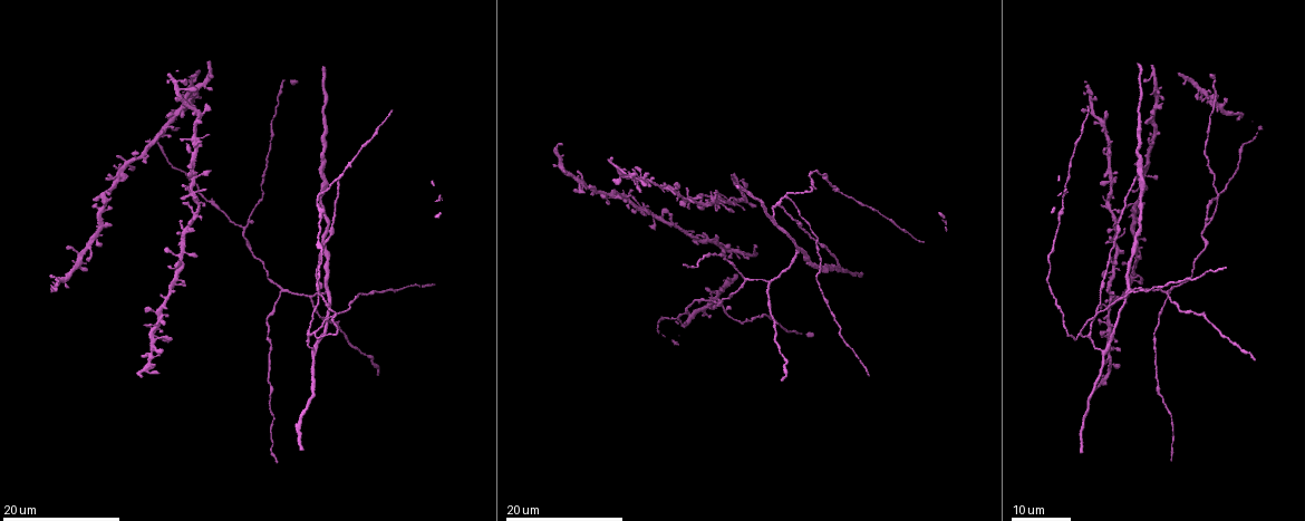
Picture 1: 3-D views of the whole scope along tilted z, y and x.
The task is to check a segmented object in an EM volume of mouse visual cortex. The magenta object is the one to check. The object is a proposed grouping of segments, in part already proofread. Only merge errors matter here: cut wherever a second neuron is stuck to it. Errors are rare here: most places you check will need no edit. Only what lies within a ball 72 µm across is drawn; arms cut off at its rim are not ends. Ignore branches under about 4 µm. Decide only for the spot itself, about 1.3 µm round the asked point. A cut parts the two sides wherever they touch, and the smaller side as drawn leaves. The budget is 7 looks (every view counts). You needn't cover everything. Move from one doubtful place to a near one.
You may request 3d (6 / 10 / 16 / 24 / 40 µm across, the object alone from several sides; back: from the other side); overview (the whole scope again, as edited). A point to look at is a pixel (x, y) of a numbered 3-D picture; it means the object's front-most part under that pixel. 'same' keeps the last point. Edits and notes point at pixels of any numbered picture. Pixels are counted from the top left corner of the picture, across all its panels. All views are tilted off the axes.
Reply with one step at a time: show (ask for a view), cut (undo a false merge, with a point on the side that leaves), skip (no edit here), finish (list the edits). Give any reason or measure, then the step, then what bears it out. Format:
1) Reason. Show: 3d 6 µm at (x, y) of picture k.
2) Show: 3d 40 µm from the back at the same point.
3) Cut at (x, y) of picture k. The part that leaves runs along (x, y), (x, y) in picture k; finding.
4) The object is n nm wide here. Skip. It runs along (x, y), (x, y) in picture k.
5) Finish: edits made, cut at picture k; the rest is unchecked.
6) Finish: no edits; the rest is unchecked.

Show: 3d 24 µm at (1102, 351) of picture 1.

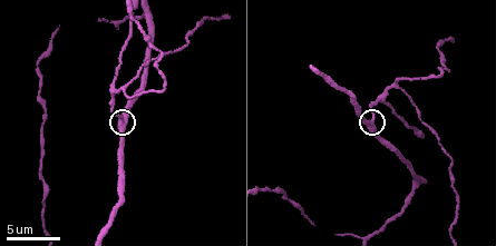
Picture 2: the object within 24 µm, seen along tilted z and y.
Zoom in. Show: 3d 10 µm at (120, 124) of picture 2.

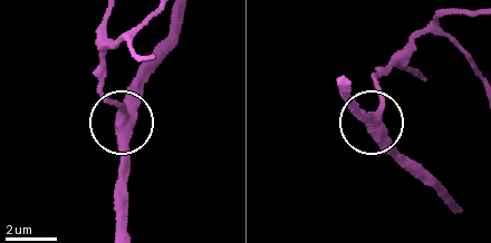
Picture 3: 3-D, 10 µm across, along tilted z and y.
The object is 380 nm wide here. Skip. It runs along (177, 21), (174, 39), (121, 126), (121, 181) in picture 3; continuous, no second neuron.

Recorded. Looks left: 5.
Two arms in line, one across. Show: 3d 24 µm at (243, 227) of picture 1.

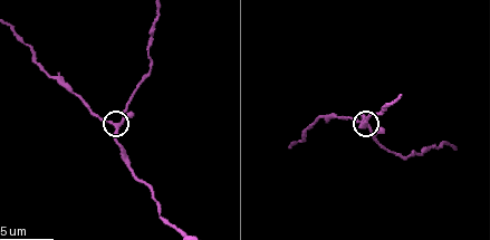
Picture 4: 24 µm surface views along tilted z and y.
Show: 3d 6 µm at (118, 123) of picture 4.

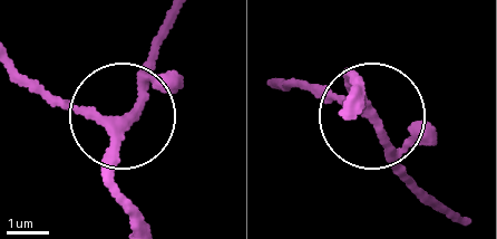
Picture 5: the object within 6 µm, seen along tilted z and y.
3 arms meet here. Skip. It runs along (308, 91), (373, 118), (418, 194) in picture 5; continuous, no second neuron.

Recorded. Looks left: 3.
Arms part here. Show: 3d 24 µm at (283, 292) of picture 1.

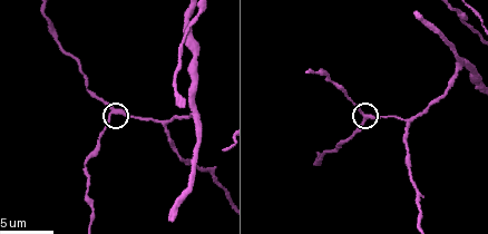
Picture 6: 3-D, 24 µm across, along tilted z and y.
Closer look. Show: 3d 10 µm at (368, 116) of picture 6.

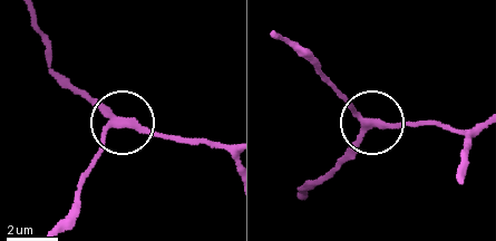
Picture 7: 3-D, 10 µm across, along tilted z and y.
Skip. It runs along (35, 20), (49, 65), (116, 118), (84, 175) in picture 7; continuous, no second neuron.

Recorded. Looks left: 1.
Finish: no edits; the rest is unchecked.

